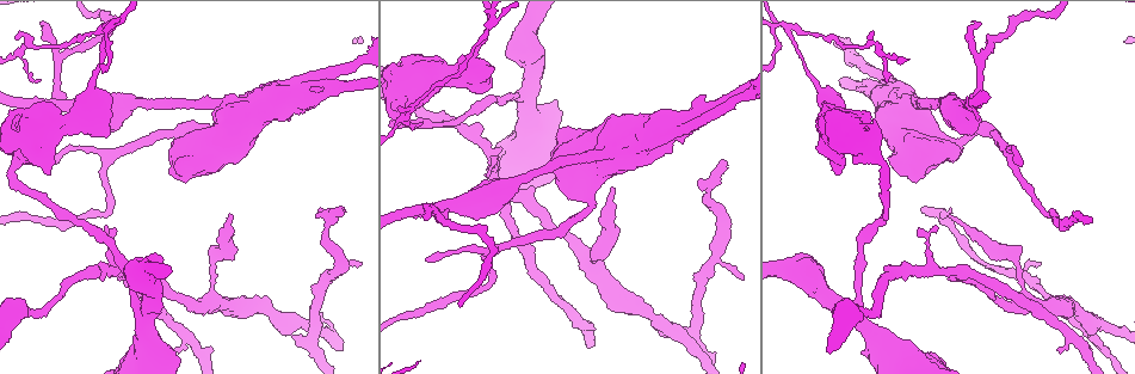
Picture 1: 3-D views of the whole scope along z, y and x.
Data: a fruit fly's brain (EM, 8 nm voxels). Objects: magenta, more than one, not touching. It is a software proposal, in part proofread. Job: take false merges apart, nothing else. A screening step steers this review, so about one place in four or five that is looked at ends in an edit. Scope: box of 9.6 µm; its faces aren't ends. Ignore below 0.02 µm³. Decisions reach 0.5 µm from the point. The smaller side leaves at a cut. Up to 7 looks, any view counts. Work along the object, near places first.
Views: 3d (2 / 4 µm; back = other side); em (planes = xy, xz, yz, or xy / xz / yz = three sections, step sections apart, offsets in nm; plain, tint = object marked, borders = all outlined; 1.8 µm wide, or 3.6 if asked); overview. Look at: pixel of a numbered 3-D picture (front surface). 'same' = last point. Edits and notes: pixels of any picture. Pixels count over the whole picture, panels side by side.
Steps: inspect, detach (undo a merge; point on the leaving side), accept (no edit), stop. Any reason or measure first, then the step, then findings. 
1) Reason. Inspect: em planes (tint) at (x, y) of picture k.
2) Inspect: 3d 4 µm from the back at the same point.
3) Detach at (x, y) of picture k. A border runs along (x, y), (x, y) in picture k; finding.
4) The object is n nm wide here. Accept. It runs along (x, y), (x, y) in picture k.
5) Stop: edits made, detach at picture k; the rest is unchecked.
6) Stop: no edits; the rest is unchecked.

Sudden change in width. Inspect: 3d 4 µm at (915, 107) of picture 1.

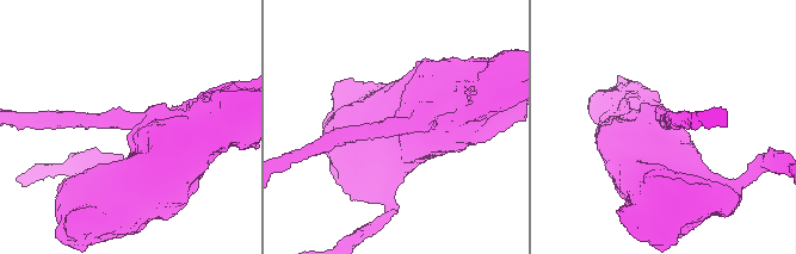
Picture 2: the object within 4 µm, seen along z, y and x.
Inspect: em 3.6 µm planes (tint) at (664, 125) of picture 2.

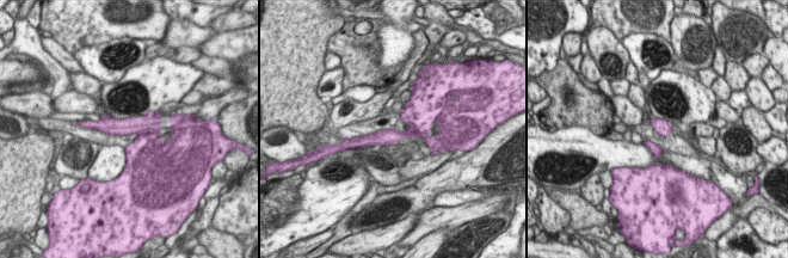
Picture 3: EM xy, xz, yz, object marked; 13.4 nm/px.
Detach at (428, 137) of picture 3. The part that leaves runs along (158, 122), (140, 126), (92, 126) in picture 3; two cells meet here.

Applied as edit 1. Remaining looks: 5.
A narrow waist. Inspect: em planes (borders) at (396, 123) of picture 1.

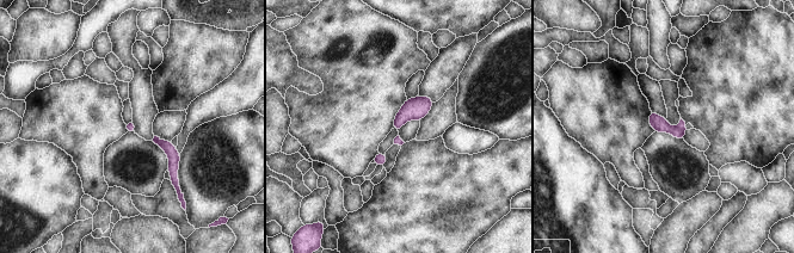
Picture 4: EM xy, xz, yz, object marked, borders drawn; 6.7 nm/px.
Accept. All the same cell.

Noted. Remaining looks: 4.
Thick turns thin. Inspect: em 3.6 µm planes (tint) at (865, 311) of picture 1.

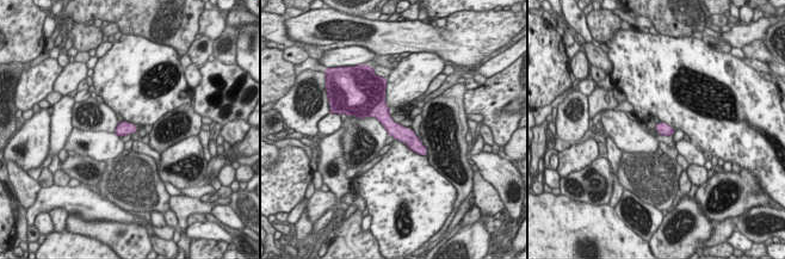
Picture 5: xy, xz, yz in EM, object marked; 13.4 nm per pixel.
Accept. It runs along (372, 100), (383, 117), (419, 149) in picture 5; one cell here.

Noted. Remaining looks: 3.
Stop: edits made, detach at picture 3; the rest is unchecked.

